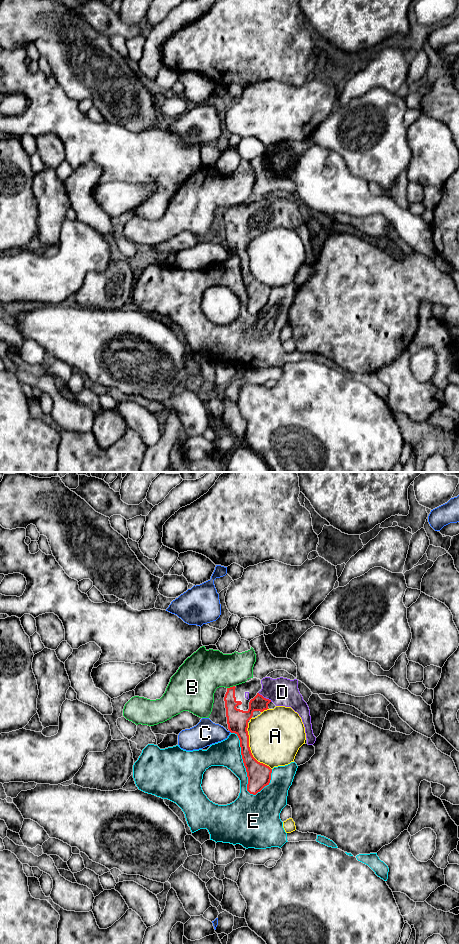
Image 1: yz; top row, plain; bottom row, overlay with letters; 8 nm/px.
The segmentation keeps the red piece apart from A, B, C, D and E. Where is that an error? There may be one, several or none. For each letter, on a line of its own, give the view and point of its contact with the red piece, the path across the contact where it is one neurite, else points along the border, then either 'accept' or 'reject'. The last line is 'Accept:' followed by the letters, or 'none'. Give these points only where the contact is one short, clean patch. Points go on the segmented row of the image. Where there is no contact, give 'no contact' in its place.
A: meets red in yz at (249, 749); reject
B: meets red in yz at (230, 687); border along yz (234, 685), (227, 688); reject
C: meets red in yz at (230, 731); reject
D: meets red in yz at (265, 698); accept
E: meets red in yz at (244, 764); reject
Accept: D

